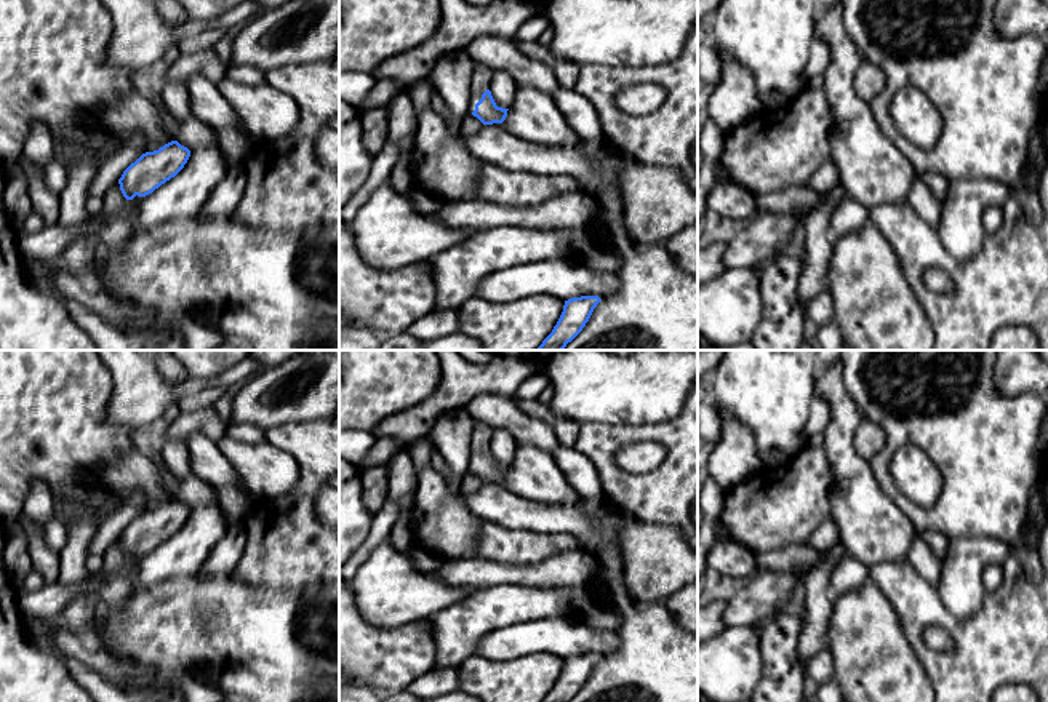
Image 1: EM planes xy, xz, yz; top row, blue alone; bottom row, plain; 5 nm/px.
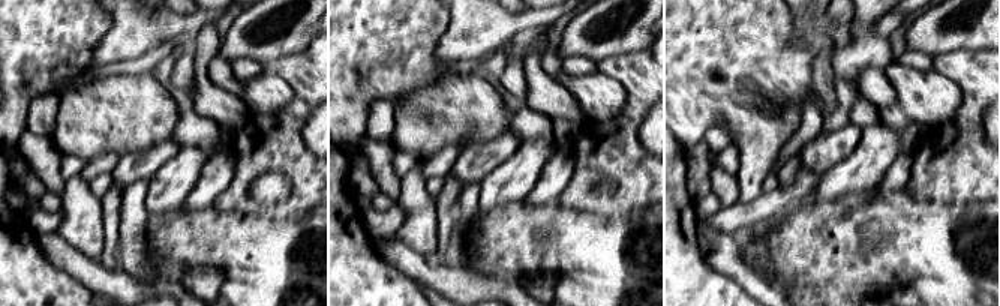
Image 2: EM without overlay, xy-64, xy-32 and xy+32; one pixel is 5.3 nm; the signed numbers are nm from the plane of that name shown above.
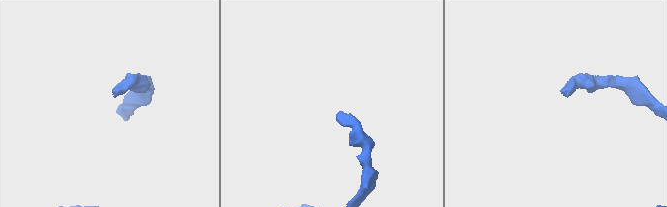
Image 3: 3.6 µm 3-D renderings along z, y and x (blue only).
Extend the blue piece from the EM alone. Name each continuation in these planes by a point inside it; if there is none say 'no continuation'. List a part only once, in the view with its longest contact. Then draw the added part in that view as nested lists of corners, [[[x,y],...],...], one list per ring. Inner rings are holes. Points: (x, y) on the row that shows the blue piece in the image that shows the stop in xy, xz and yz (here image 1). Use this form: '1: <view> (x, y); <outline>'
1: xy (184, 195); [[[218,146],[190,152],[174,177],[141,197],[138,227],[152,229],[173,219],[197,217],[229,168]]]

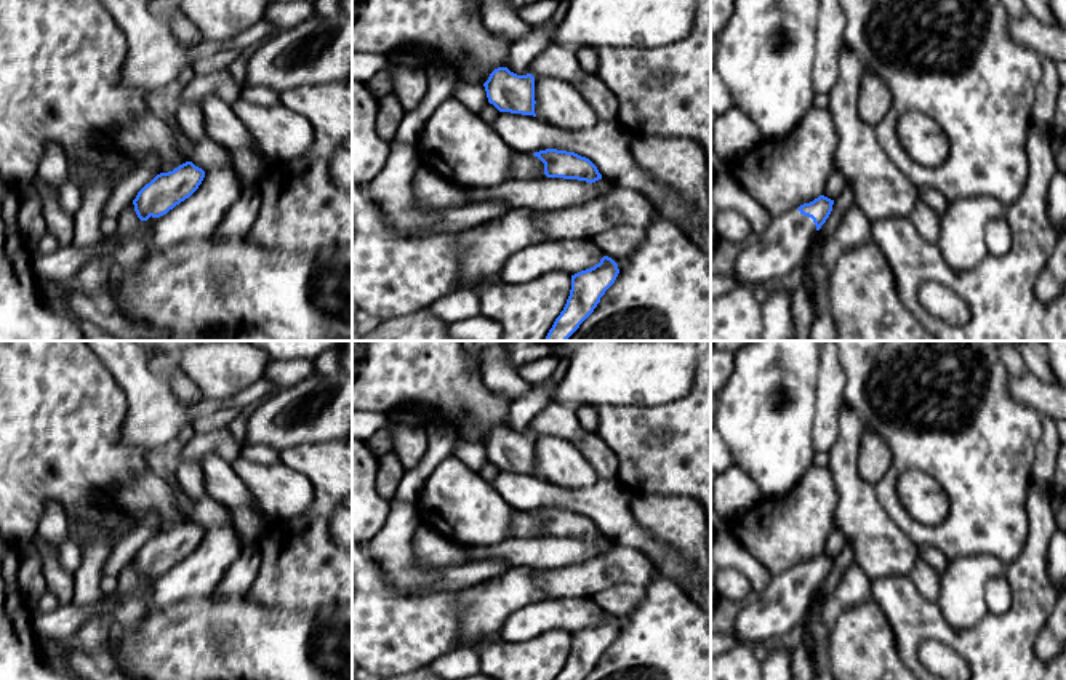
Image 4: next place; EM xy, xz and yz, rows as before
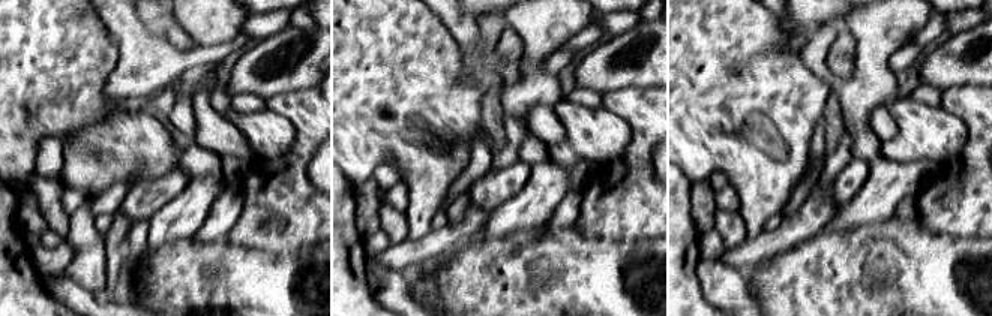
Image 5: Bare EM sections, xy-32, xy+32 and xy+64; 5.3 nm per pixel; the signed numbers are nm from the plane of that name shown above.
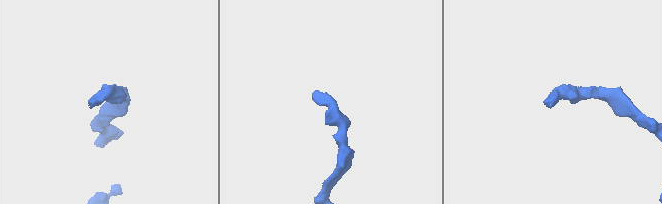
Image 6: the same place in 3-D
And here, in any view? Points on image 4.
1: xy (199, 216); [[[232,166],[205,173],[189,198],[155,218],[152,248],[166,250],[187,240],[211,238],[243,189]]]

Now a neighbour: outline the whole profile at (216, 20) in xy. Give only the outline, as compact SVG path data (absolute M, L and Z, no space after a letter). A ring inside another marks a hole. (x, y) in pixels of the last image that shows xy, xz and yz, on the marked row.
M179 0L178 10L200 30L206 42L224 42L262 21L271 0Z

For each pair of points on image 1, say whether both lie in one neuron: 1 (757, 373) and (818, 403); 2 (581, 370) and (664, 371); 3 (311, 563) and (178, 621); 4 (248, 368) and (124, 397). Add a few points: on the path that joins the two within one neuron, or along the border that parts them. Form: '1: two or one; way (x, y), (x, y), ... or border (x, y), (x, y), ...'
1: two; border (815, 395), (804, 437)
2: one; way (602, 371), (644, 371)
3: two; border (232, 573), (244, 582), (264, 587)
4: one; way (218, 381), (173, 394), (154, 394)

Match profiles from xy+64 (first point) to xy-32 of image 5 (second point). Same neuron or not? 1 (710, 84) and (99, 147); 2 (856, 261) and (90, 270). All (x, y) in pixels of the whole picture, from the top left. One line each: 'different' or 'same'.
1: different
2: different

